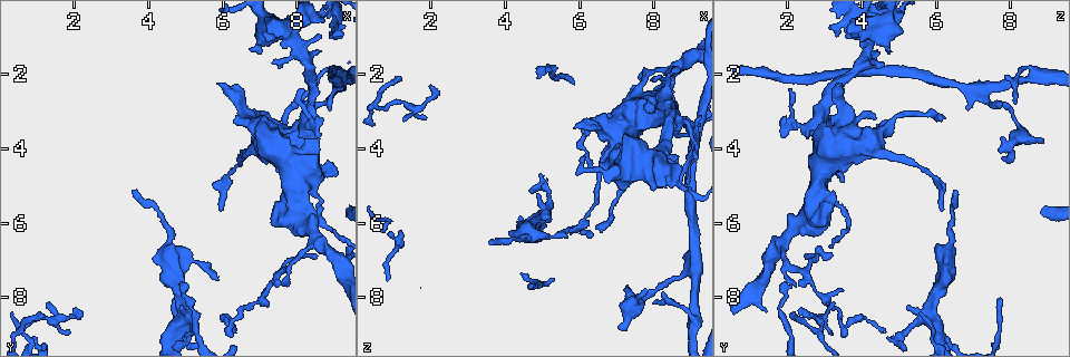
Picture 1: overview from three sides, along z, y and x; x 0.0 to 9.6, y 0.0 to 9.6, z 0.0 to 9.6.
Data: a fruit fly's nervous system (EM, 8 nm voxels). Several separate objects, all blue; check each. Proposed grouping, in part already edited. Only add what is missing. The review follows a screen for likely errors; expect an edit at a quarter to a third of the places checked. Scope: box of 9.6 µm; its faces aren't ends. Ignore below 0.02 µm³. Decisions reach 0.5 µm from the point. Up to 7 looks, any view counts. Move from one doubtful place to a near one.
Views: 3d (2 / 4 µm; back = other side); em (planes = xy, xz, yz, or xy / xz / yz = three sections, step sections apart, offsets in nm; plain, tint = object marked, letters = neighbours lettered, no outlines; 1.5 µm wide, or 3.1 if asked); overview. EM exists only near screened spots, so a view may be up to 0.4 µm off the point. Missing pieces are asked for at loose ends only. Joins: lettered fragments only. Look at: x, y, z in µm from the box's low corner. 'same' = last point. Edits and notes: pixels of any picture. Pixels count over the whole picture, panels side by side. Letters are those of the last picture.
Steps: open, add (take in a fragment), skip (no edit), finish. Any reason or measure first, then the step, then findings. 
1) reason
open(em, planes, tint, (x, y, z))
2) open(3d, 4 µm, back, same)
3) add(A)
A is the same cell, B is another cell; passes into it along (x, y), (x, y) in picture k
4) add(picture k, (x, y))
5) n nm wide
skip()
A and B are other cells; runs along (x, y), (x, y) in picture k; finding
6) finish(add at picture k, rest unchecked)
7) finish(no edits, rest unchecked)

an open end
open(em, xy, step 8, letters, (8.50, 1.35, 4.40))

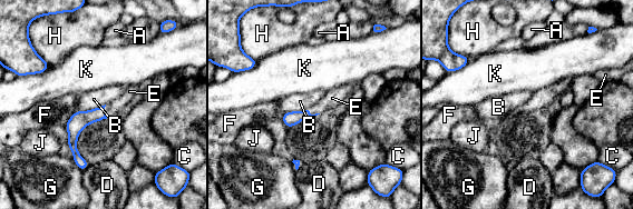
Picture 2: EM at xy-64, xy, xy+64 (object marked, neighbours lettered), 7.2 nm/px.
add(E)
E is the same cell, A, B, C, D, F, G, H, J and K are other cells; it goes on there

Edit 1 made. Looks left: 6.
redraw
open(overview)

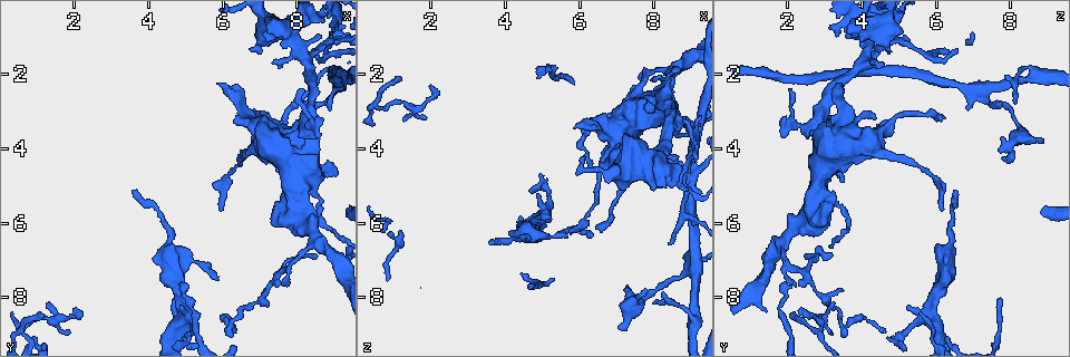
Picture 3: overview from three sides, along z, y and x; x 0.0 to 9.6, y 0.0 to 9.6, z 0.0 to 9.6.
tapers out
open(em, xy, step 8, letters, (5.90, 7.55, 6.10))

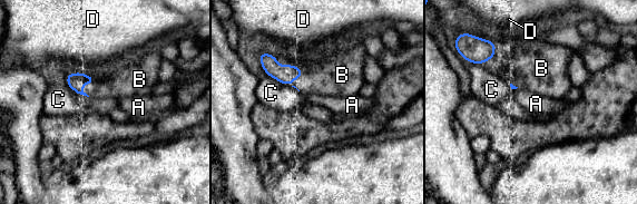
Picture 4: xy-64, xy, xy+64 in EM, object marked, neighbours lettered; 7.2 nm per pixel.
add(B)
B is the same cell, A, C and D are other cells; it goes on there

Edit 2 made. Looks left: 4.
open(overview)

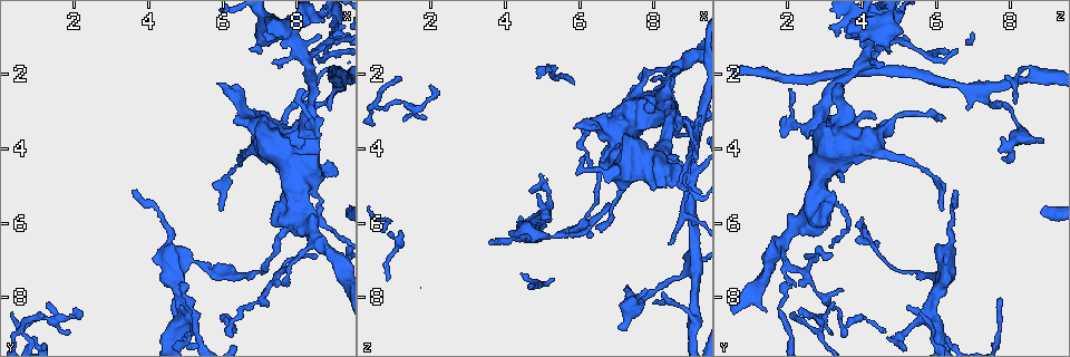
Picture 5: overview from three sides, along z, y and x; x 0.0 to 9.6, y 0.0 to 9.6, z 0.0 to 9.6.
free end
open(3d, 4 µm, (3.55, 5.10, 6.50))

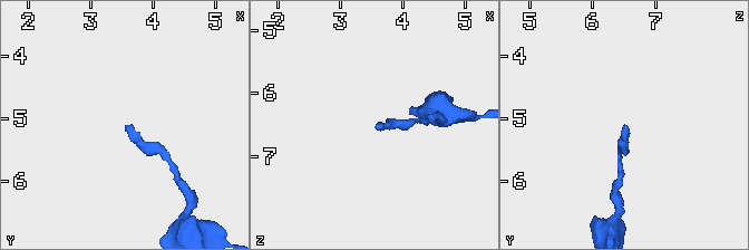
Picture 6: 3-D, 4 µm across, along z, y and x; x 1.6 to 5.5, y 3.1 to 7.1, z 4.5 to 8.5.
now the EM
open(em, planes, plain, (3.55, 5.10, 6.55))

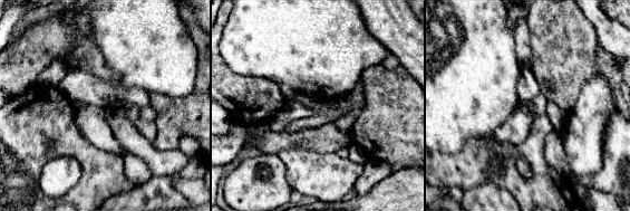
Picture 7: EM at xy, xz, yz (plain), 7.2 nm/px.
open(em, planes, letters, same)

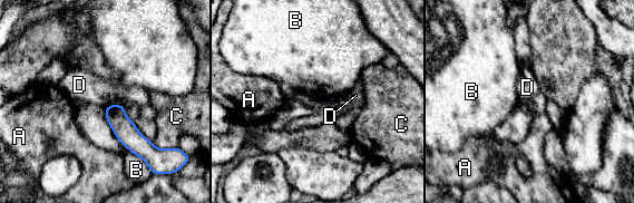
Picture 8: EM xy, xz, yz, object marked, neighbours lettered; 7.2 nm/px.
skip()
A, B, C and D are other cells; border along (123, 105), (107, 105), (105, 107) in picture 8; none of them fits

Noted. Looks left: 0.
finish(add at picture 2, add at picture 4, rest unchecked)

